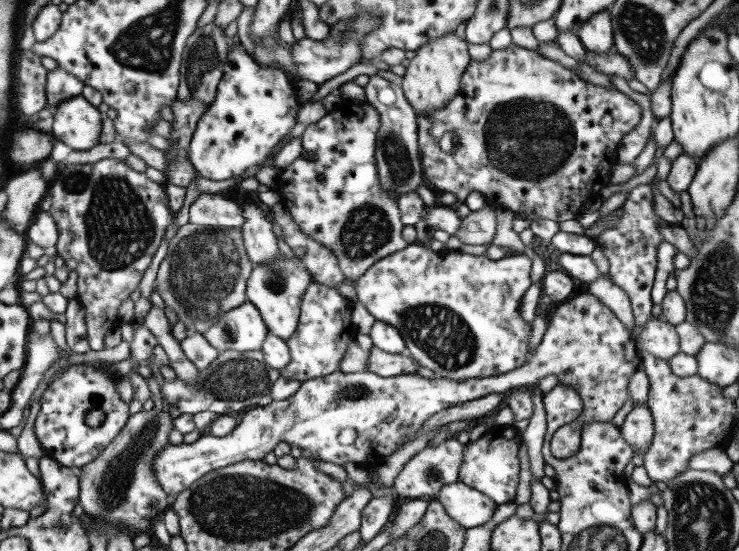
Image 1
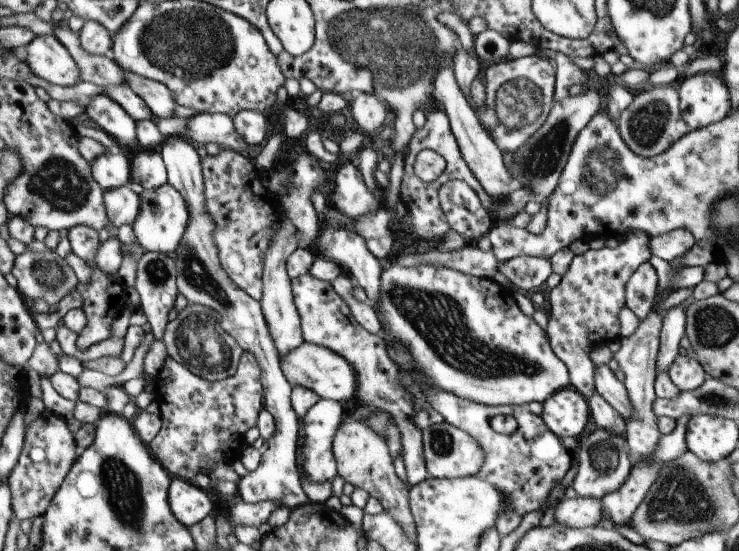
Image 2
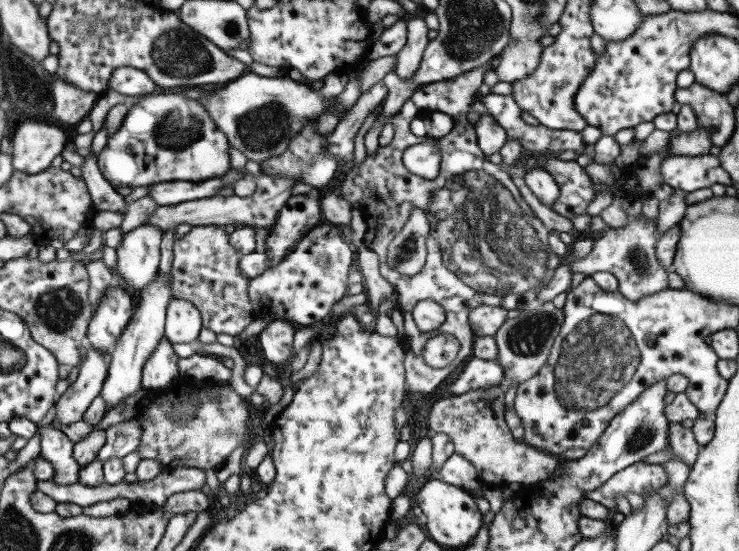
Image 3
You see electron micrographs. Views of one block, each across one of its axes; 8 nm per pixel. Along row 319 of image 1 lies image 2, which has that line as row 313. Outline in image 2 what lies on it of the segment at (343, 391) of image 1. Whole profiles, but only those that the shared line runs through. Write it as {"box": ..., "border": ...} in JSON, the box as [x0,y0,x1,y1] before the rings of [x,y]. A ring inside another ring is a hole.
{"box":[547,230,652,400],"border":[[[633,230],[616,248],[589,249],[584,254],[576,255],[568,272],[561,276],[560,283],[550,291],[547,336],[554,354],[568,368],[571,386],[586,400],[596,392],[595,364],[590,359],[590,352],[620,338],[618,316],[626,307],[626,282],[640,264],[652,256],[650,239],[649,234]]]}

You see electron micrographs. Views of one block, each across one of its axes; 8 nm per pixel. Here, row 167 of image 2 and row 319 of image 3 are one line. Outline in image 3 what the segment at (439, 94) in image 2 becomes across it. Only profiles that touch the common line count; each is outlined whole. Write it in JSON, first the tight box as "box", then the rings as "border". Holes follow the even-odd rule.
{"box":[468,302,508,337],"border":[[[499,302],[487,303],[470,310],[468,320],[475,337],[495,336],[506,322],[508,310]]]}

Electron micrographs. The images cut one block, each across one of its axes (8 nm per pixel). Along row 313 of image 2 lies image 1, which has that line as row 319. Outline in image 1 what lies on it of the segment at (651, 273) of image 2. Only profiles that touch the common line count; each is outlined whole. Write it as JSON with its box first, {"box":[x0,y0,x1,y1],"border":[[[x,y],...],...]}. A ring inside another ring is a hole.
{"box":[594,185,667,343],"border":[[[638,185],[629,192],[622,207],[622,215],[614,227],[606,227],[603,232],[595,236],[594,241],[602,254],[608,258],[610,269],[609,280],[628,294],[634,315],[633,336],[636,343],[640,340],[640,330],[653,316],[654,304],[651,290],[655,282],[657,266],[656,248],[664,241],[660,228],[667,222],[654,211],[654,193],[649,185]]]}

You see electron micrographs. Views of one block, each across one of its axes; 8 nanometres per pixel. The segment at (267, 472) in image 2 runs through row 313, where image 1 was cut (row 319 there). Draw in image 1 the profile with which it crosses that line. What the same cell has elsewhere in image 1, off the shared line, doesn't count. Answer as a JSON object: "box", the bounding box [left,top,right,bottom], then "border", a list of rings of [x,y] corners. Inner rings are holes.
{"box":[204,301,268,351],"border":[[[250,301],[230,309],[218,316],[204,334],[210,346],[217,351],[261,350],[262,343],[268,335],[268,328],[256,306]]]}

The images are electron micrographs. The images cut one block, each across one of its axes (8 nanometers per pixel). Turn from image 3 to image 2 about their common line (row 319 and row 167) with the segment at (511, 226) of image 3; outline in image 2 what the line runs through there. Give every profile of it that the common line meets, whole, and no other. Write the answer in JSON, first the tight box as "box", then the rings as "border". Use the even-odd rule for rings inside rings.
{"box":[399,110,494,241],"border":[[[430,110],[425,116],[426,123],[422,126],[422,129],[415,131],[403,155],[405,163],[399,200],[403,202],[407,209],[407,215],[410,216],[410,228],[412,228],[420,238],[424,238],[424,240],[442,241],[442,238],[444,238],[451,229],[438,198],[438,190],[440,190],[446,182],[452,182],[452,180],[466,182],[466,184],[476,192],[476,196],[480,199],[480,204],[488,211],[492,208],[494,201],[488,196],[484,188],[482,188],[482,184],[478,182],[472,170],[468,168],[460,152],[457,140],[454,134],[452,134],[450,121],[446,113],[442,112],[442,110]],[[425,149],[434,150],[434,152],[440,154],[446,162],[446,168],[443,173],[438,176],[436,180],[431,182],[423,181],[414,172],[414,161],[416,160],[416,156]]]}

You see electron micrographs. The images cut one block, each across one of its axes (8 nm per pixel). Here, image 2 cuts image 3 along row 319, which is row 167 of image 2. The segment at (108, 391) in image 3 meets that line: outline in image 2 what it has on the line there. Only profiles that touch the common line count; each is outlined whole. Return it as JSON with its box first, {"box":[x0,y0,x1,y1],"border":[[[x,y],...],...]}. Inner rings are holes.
{"box":[130,148,167,190],"border":[[[140,148],[140,152],[130,162],[130,182],[140,184],[144,189],[156,190],[167,182],[167,172],[160,153]]]}

